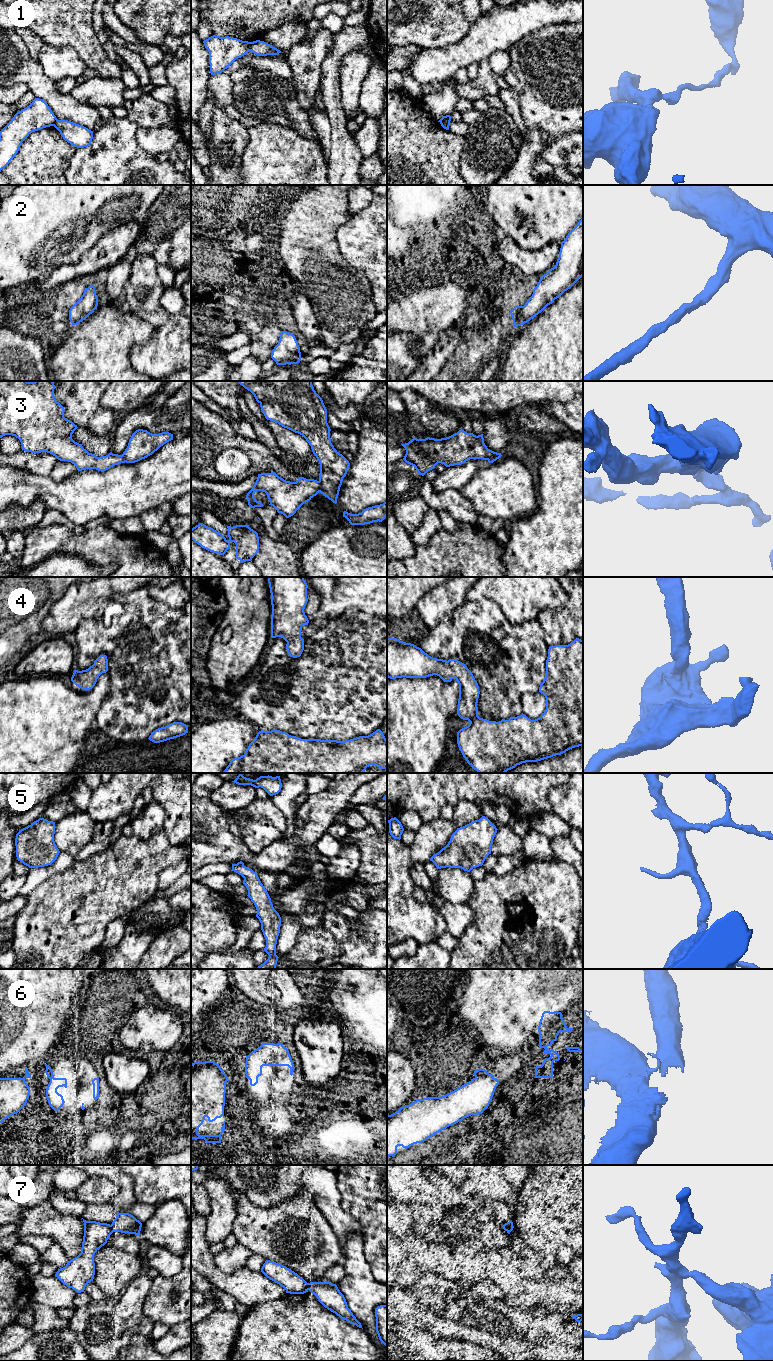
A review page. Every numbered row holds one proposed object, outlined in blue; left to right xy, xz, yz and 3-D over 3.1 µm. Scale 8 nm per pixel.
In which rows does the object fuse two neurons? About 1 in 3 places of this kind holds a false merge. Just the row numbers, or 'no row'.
1, 3, 6, 7

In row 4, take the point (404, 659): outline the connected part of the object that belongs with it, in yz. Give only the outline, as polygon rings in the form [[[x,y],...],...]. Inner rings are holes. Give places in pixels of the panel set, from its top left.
[[[387,638],[387,677],[396,678],[426,678],[437,675],[444,682],[454,678],[459,684],[459,699],[457,714],[463,720],[468,720],[468,726],[457,732],[457,744],[467,763],[478,773],[506,773],[517,765],[526,762],[537,762],[566,751],[583,746],[583,640],[576,638],[568,645],[550,646],[546,660],[546,673],[540,684],[539,692],[546,698],[546,709],[537,719],[531,720],[522,714],[517,717],[502,719],[499,722],[489,721],[478,716],[479,686],[472,672],[457,659],[437,659],[429,656],[414,644],[400,641],[397,638]]]

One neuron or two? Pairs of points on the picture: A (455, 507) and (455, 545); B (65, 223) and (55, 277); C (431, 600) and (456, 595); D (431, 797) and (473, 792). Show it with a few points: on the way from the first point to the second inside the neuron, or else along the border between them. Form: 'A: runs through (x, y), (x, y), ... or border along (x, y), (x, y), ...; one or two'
A: border along (458, 521), (476, 526); two
B: border along (79, 258), (56, 267), (40, 283); two
C: runs through (437, 600), (450, 599); one
D: runs through (441, 792), (463, 792); one

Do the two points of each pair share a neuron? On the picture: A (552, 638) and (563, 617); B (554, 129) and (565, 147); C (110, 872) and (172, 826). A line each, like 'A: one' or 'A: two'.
A: one
B: two
C: two

